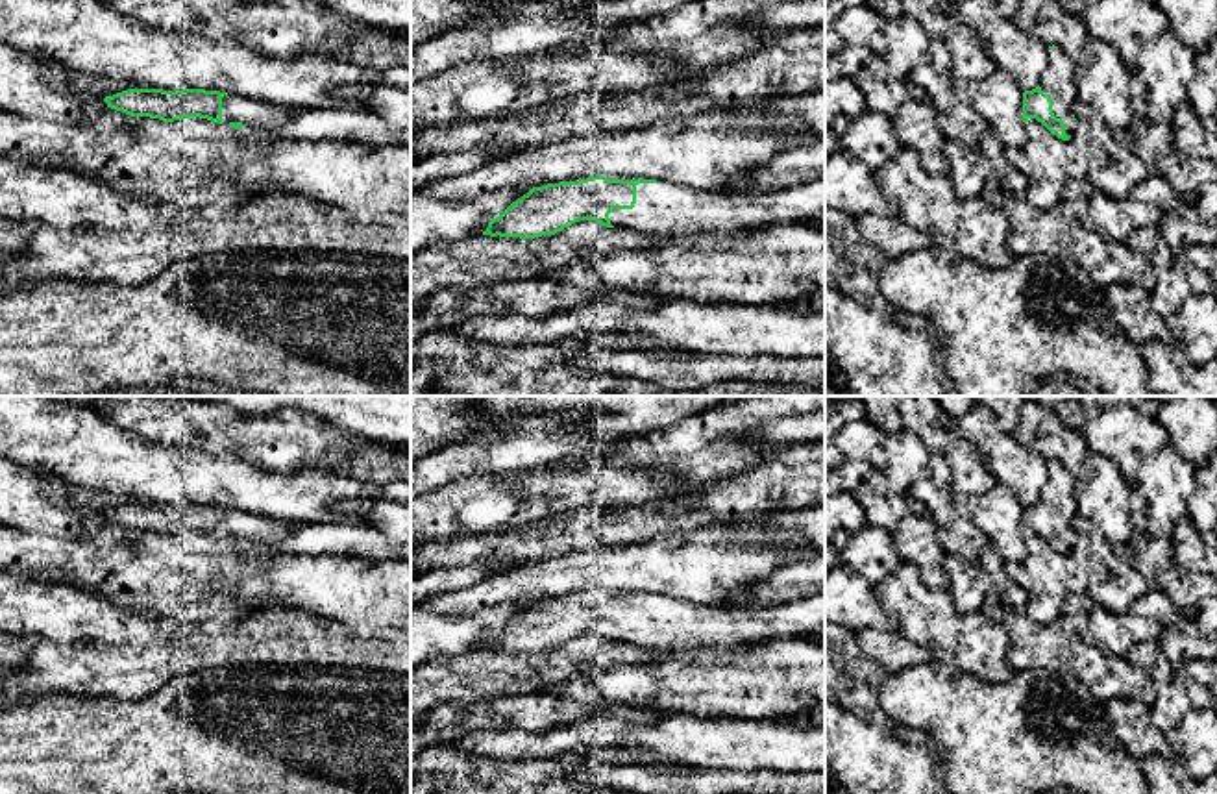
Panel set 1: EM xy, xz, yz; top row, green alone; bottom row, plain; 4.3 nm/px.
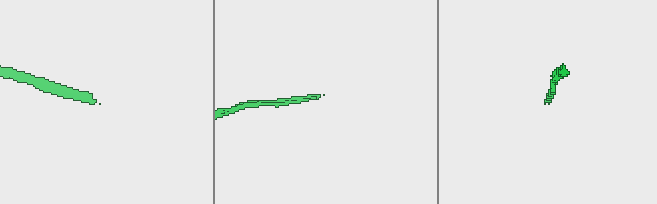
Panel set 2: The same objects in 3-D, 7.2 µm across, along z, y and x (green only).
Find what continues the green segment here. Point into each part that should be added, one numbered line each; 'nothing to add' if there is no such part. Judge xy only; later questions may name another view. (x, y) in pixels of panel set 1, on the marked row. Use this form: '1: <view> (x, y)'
1: xy (256, 113)

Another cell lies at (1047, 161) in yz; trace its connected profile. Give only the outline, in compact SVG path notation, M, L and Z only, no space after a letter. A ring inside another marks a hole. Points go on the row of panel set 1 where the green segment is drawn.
M1028 118L1025 130L1025 146L1004 148L1004 167L1026 178L1026 202L1047 211L1062 202L1062 187L1067 180L1086 178L1088 157L1082 146L1071 139L1058 139L1036 118Z

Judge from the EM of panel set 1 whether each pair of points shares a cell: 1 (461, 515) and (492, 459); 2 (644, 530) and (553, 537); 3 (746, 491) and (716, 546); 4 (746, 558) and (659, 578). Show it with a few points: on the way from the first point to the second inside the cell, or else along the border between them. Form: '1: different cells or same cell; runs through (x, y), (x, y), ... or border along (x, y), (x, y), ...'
1: different cells; border along (526, 469), (463, 476), (441, 487)
2: same cell; runs through (622, 530), (576, 530)
3: different cells; border along (722, 526), (703, 530)
4: same cell; runs through (724, 565), (681, 567)

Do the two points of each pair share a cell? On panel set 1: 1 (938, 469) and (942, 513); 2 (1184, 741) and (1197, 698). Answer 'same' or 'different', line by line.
1: same
2: different

